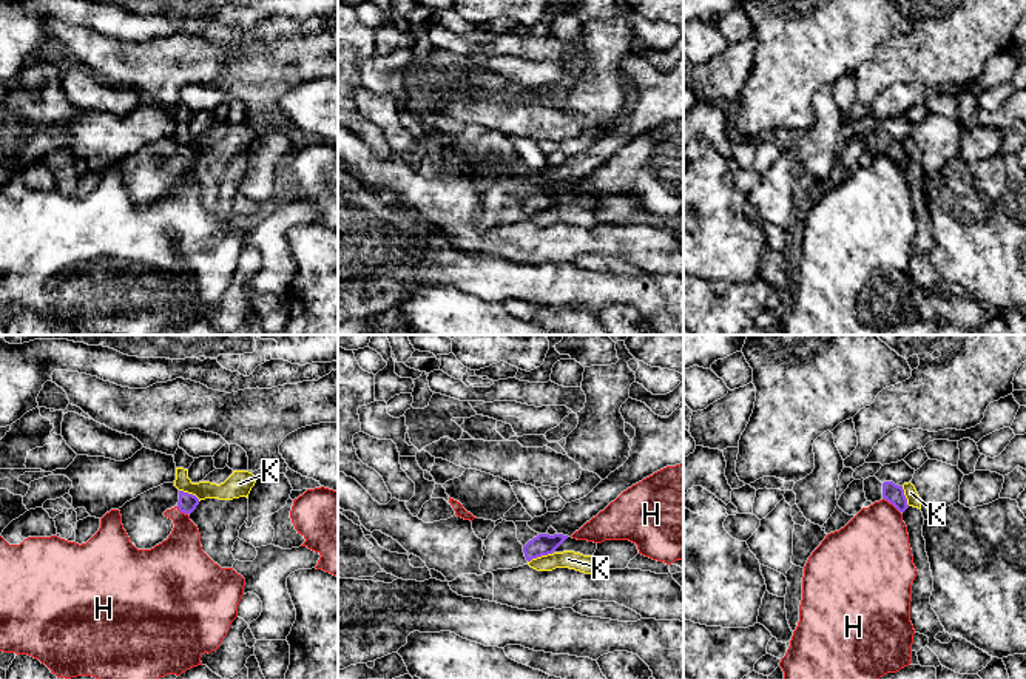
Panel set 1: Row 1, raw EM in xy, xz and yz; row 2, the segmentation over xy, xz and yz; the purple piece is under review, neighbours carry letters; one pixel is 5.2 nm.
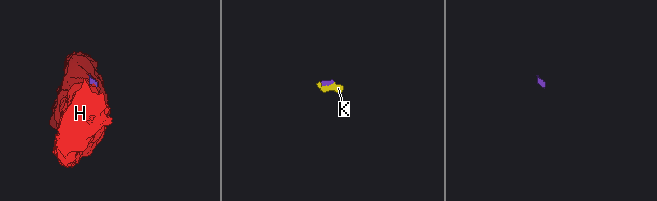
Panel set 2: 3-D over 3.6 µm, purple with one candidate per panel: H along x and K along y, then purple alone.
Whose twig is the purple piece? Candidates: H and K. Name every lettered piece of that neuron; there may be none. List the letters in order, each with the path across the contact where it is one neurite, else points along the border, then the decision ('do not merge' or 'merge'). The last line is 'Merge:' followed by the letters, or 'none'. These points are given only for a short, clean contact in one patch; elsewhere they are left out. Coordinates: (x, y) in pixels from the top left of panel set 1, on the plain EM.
H: border yz (883, 153), (900, 167); do not merge
K: border xz (551, 207), (533, 212), (528, 216); do not merge
Merge: none

